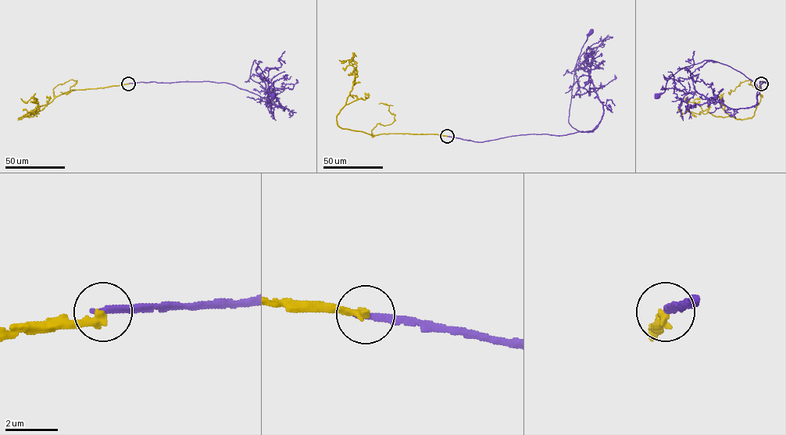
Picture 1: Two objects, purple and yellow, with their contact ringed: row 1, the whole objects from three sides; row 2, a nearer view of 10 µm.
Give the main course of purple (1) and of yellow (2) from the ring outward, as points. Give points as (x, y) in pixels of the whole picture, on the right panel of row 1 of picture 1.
1: (761, 83), (767, 82), (759, 81), (755, 105), (755, 83), (730, 66), (704, 60), (678, 70), (657, 95)
2: (761, 83), (759, 89), (761, 99), (754, 115), (744, 119), (712, 115), (686, 98), (687, 102), (685, 98)

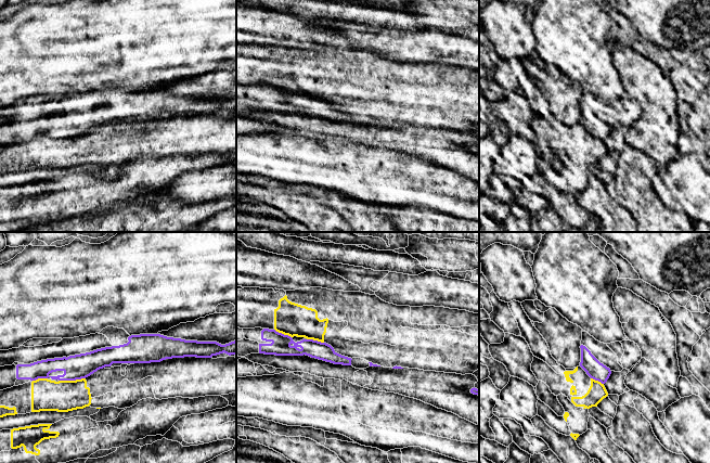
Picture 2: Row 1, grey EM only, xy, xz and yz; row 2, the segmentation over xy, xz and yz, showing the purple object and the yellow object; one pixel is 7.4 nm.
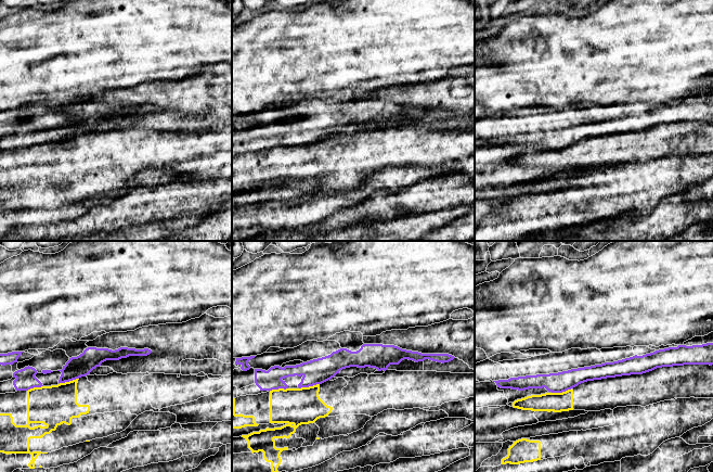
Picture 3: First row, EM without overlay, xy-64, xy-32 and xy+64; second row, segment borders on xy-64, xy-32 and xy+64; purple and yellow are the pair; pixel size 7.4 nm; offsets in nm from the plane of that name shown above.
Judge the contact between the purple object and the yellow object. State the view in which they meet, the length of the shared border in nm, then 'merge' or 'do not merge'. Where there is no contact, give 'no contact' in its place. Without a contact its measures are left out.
meets purple in xy; contact 200 nm long; do not merge

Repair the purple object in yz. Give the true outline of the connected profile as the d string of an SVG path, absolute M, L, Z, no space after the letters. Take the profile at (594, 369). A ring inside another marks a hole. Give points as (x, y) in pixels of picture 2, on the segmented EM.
M581 345L580 348L580 366L586 372L586 374L591 378L598 381L602 384L605 384L611 374L610 369L601 363L585 346Z

